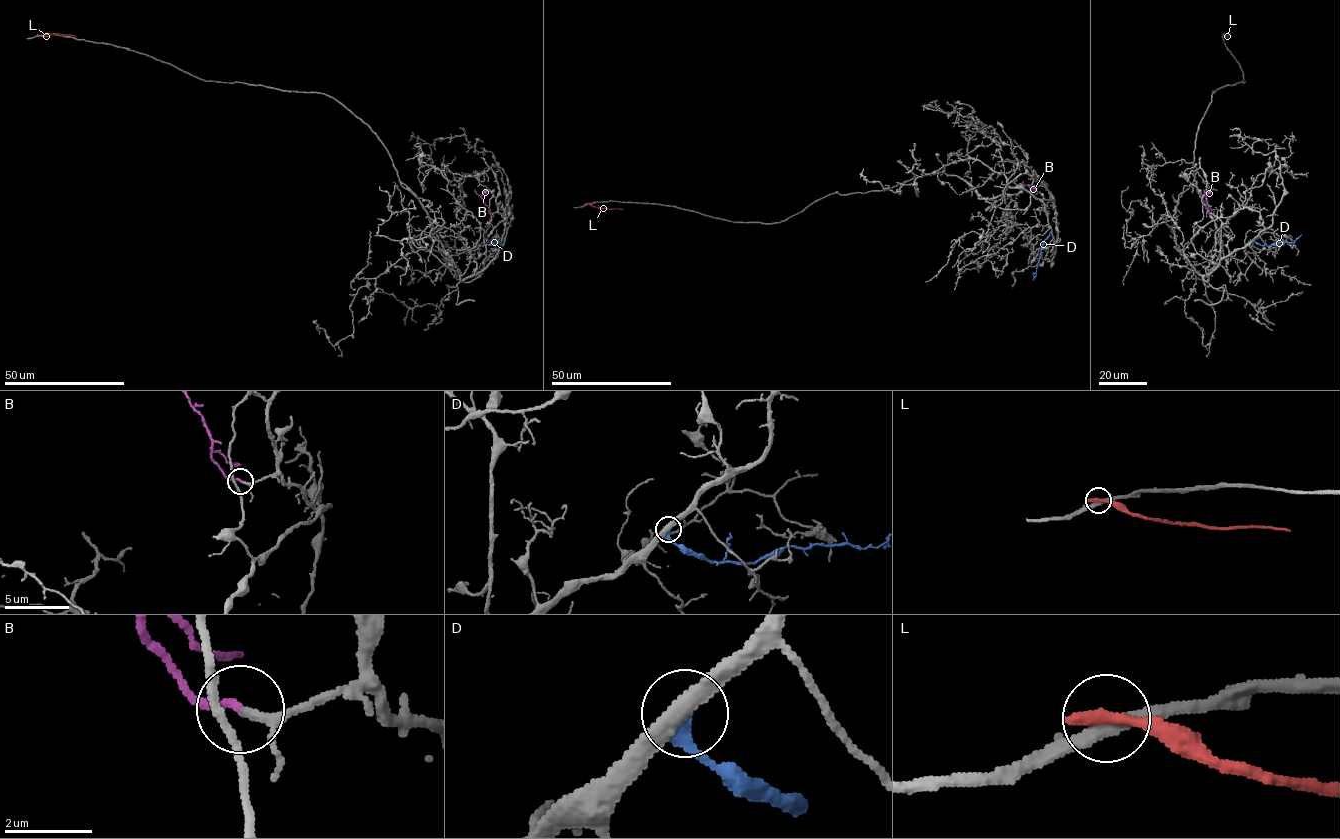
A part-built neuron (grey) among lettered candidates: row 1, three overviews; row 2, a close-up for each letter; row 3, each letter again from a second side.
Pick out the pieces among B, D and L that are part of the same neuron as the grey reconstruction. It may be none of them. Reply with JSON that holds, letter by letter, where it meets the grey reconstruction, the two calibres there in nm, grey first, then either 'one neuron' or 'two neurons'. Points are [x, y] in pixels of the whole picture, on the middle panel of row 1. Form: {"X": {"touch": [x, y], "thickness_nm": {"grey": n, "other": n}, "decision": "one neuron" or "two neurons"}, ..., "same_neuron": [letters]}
{"B": {"touch": [1038, 187], "thickness_nm": {"grey": 140, "other": 190}, "decision": "one neuron"}, "D": {"touch": [1051, 232], "thickness_nm": {"grey": 380, "other": 300}, "decision": "two neurons"}, "L": {"touch": [587, 204], "thickness_nm": {"grey": 280, "other": 280}, "decision": "two neurons"}, "same_neuron": ["B"]}

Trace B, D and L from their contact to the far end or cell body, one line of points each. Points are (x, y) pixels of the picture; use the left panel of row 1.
B: (491, 213), (481, 196), (488, 187)
D: (503, 239), (493, 245), (485, 234)
L: (40, 36), (75, 36)

